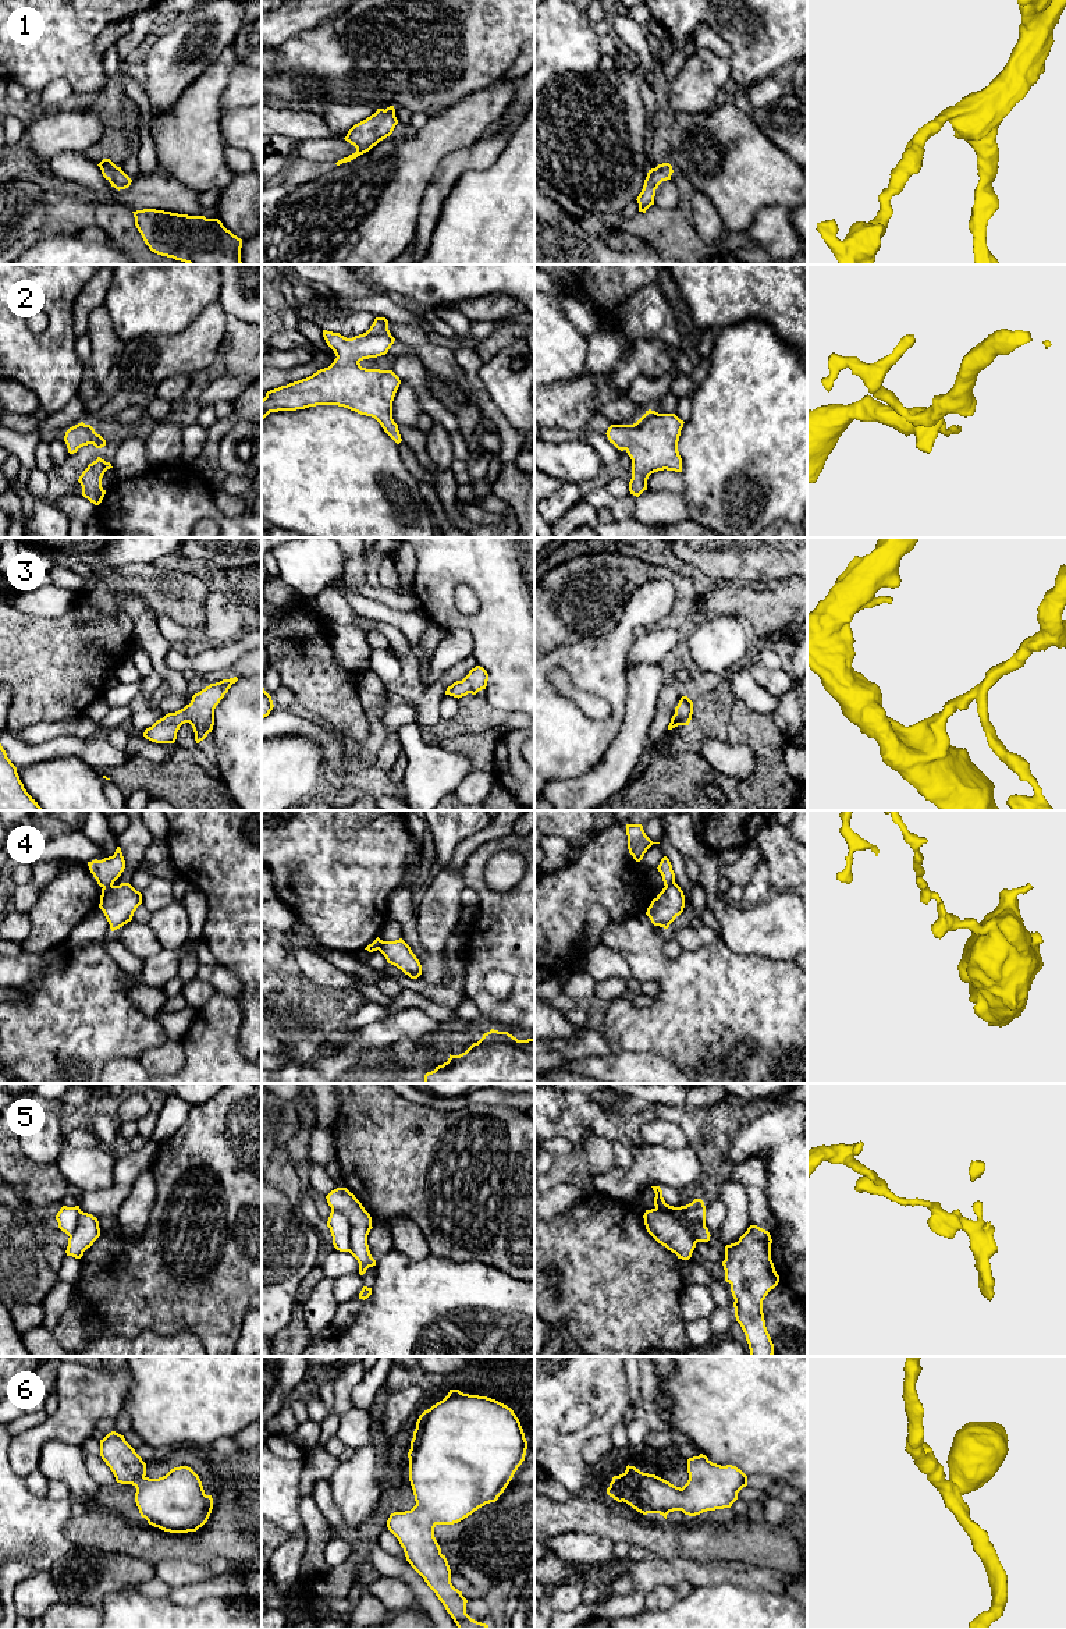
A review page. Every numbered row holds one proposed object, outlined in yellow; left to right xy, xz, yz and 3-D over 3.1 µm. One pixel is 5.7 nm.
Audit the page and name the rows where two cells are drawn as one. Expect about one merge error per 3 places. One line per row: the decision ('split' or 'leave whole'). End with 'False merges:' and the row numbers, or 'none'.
1: leave whole
2: leave whole
3: leave whole
4: split
5: split
6: leave whole
False merges: 4, 5

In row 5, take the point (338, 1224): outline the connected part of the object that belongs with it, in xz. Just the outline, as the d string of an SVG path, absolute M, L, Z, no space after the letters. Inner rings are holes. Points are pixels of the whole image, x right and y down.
M333 1210L330 1213L327 1227L330 1228L333 1236L333 1245L340 1252L349 1252L349 1231L351 1224L347 1215L341 1211Z

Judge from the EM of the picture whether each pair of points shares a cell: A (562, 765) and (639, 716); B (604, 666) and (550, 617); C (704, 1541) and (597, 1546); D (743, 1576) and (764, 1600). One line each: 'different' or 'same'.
A: different
B: different
C: different
D: different

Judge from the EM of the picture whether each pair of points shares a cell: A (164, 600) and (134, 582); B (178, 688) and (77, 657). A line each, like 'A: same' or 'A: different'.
A: different
B: different

